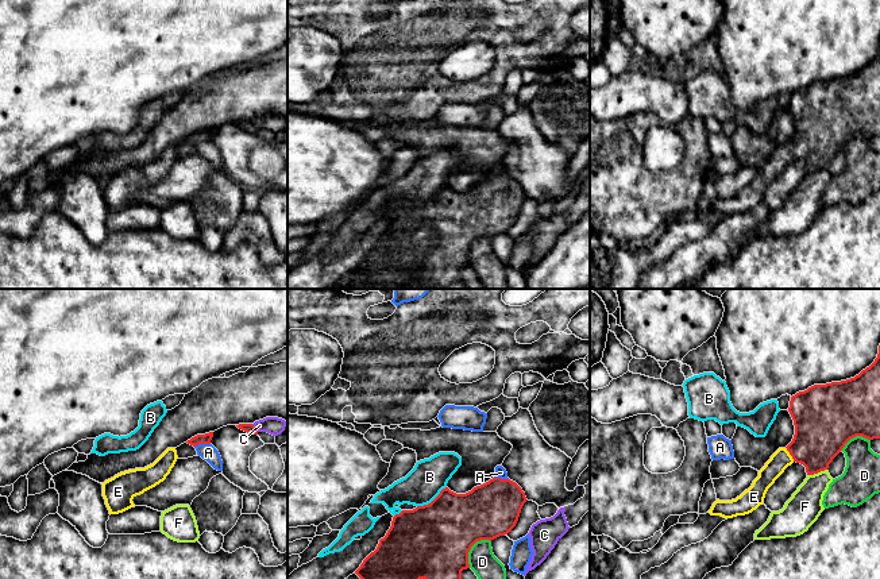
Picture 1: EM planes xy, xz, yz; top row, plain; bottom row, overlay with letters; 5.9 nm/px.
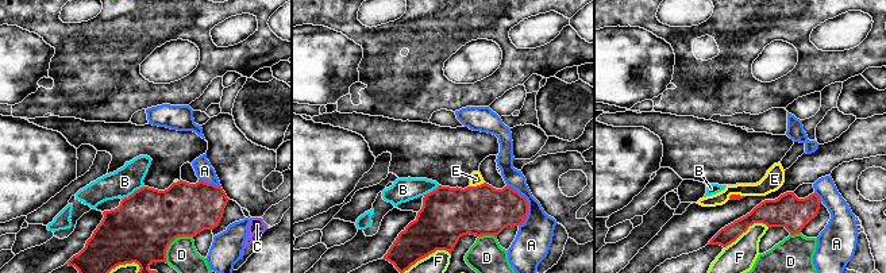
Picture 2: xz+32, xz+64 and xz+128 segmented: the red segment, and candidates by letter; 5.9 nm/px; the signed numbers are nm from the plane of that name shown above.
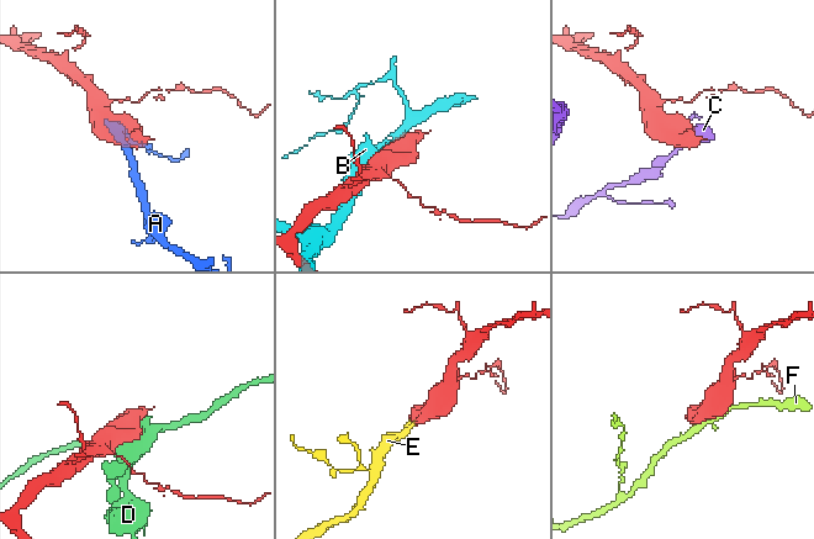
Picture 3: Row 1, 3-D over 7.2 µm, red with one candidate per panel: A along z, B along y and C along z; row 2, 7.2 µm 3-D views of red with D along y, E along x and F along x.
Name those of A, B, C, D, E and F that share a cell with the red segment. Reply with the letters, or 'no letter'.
E

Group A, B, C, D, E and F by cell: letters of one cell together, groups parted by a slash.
A / B / C / D / E / F

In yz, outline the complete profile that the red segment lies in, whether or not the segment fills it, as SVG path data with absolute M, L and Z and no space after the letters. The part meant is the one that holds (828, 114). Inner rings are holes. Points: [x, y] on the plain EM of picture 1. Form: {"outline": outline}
{"outline": "M880 43L875 59L858 73L796 90L788 109L795 123L792 139L771 154L748 188L732 198L717 197L707 211L726 217L749 212L794 159L814 173L827 167L850 136L880 136Z"}

